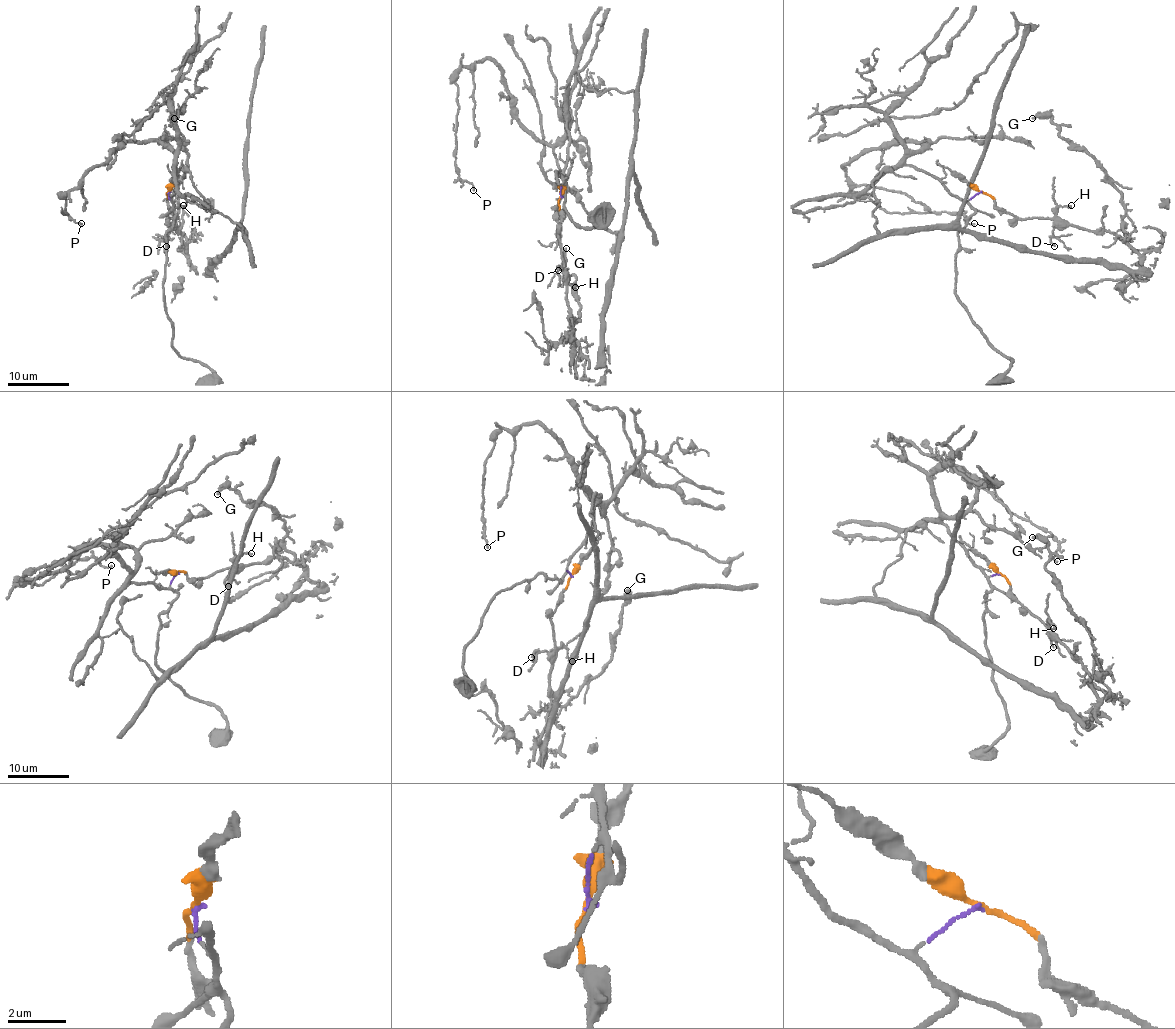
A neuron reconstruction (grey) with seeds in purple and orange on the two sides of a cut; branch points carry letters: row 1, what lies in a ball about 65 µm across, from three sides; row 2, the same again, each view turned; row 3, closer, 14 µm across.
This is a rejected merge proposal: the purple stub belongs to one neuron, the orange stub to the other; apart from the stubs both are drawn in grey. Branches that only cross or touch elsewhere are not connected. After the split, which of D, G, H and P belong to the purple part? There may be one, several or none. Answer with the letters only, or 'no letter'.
P

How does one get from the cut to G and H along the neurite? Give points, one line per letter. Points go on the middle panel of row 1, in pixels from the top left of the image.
G: (560, 197), (558, 236), (577, 344), (568, 338), (580, 306), (575, 276), (563, 267), (566, 248)
H: (560, 197), (558, 236), (563, 267), (569, 276), (569, 284), (575, 287)

